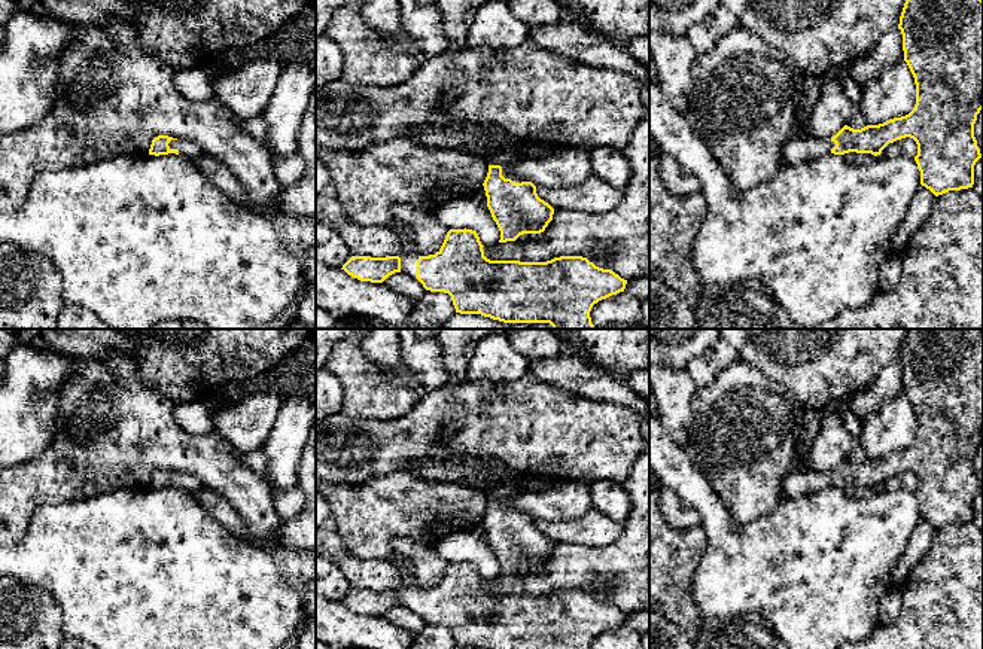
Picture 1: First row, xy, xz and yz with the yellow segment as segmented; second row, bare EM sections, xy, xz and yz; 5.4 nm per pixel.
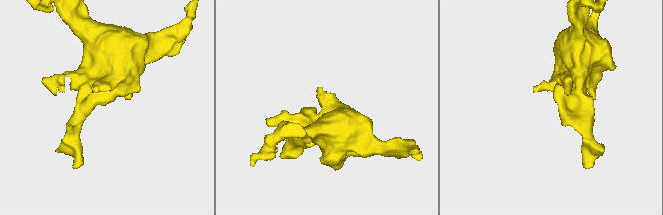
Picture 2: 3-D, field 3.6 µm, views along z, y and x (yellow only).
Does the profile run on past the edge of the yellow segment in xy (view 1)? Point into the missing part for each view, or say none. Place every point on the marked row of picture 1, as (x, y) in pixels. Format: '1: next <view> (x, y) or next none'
1: next xy (189, 149)

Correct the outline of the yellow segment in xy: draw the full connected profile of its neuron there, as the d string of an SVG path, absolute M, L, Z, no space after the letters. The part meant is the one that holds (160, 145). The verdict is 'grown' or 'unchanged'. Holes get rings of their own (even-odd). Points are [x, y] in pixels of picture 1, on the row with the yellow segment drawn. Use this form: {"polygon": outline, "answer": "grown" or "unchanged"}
{"polygon": "M158 135L152 140L149 155L168 155L168 153L176 153L186 156L192 161L201 156L203 149L189 140L177 140L168 135Z", "answer": "grown"}

